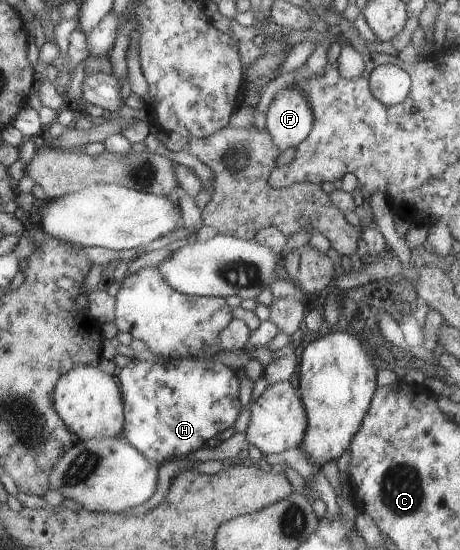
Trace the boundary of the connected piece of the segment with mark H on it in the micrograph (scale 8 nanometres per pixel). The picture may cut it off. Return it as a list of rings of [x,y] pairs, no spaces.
[[[169,358],[166,362],[151,363],[133,361],[119,373],[119,385],[124,404],[124,425],[122,437],[153,465],[162,466],[173,455],[185,457],[191,451],[204,448],[209,439],[234,426],[241,413],[240,381],[238,373],[211,359],[176,359]]]

